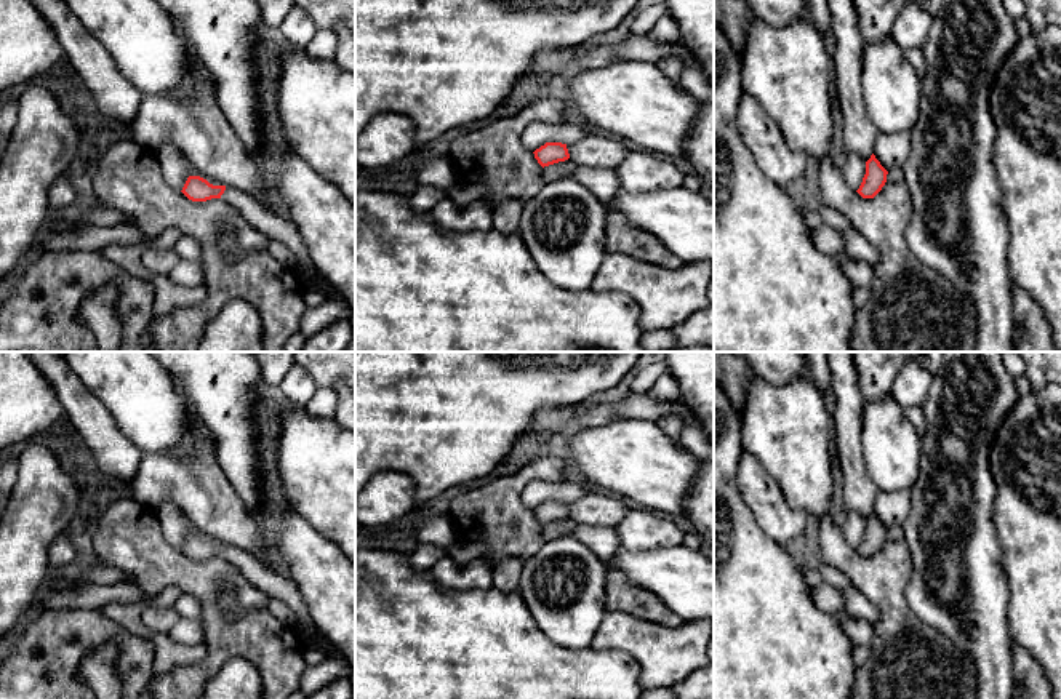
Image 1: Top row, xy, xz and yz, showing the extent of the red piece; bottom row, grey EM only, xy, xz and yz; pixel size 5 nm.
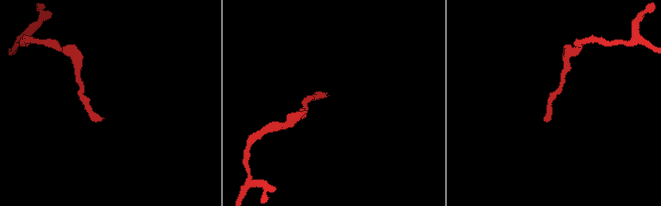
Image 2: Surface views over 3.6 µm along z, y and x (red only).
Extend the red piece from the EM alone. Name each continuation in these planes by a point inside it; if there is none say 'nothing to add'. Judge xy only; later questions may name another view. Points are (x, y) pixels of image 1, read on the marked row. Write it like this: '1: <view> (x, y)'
1: xy (276, 226)

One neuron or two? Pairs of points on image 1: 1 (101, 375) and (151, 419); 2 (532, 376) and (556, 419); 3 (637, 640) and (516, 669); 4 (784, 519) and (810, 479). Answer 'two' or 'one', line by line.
1: one
2: two
3: two
4: two

